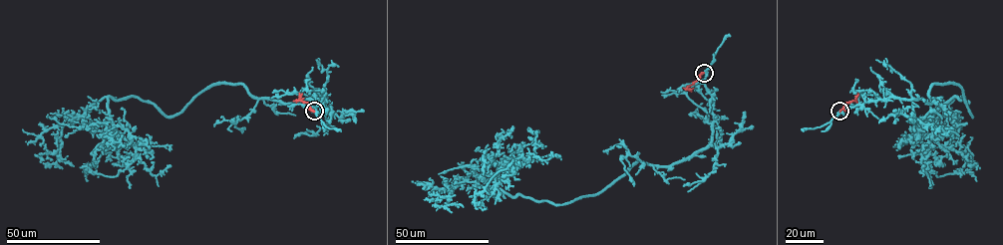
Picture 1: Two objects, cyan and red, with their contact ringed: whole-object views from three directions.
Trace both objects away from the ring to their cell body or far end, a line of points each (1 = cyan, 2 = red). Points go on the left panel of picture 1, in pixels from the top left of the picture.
1: (314, 112), (323, 97), (282, 103), (241, 84), (171, 116), (110, 97), (135, 157), (116, 176), (80, 167)
2: (314, 112), (308, 103), (298, 101), (302, 94)

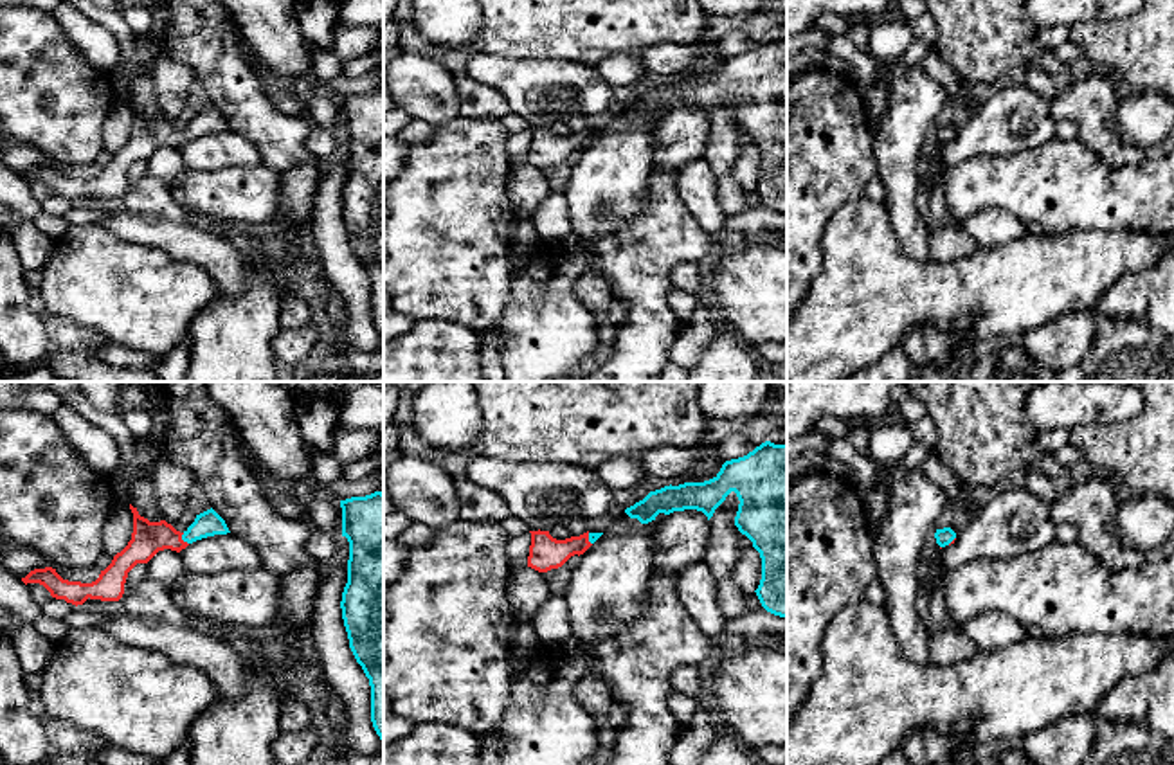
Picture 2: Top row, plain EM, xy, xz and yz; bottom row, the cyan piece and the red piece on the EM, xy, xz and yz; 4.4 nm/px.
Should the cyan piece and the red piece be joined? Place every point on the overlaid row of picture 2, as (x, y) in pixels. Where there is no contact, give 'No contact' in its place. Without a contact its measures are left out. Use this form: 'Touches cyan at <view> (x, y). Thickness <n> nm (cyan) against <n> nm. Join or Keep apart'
Touches cyan at xy (182, 539). Thickness 110 nm (cyan) against 150 nm. Keep apart

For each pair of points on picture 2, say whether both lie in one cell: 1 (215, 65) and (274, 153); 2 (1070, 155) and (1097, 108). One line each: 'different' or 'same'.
1: same
2: different

